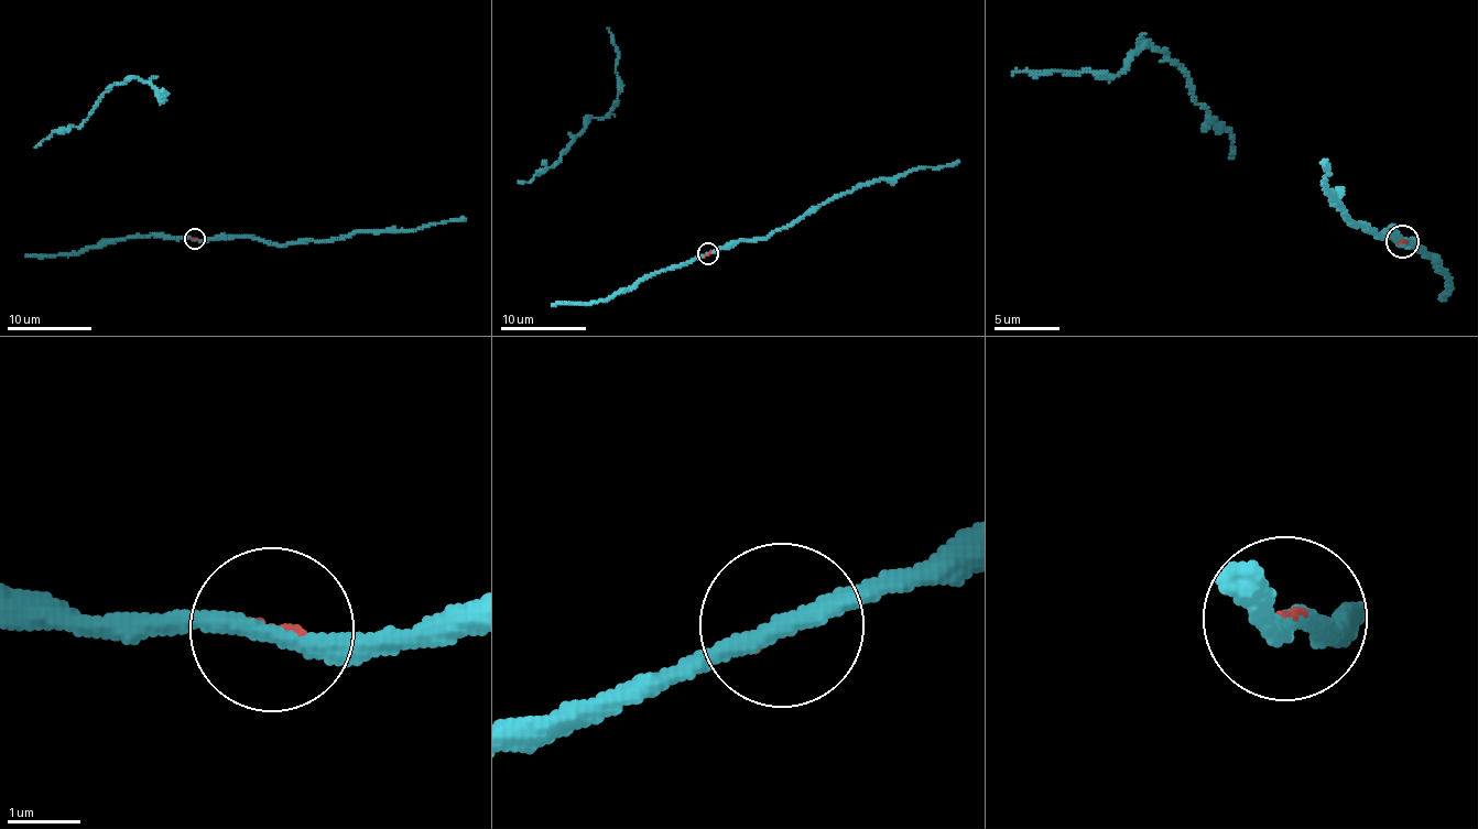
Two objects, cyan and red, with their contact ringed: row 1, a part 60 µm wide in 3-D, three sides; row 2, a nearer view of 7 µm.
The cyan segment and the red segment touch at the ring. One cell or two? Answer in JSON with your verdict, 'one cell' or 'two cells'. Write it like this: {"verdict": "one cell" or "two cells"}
{"verdict": "two cells"}

